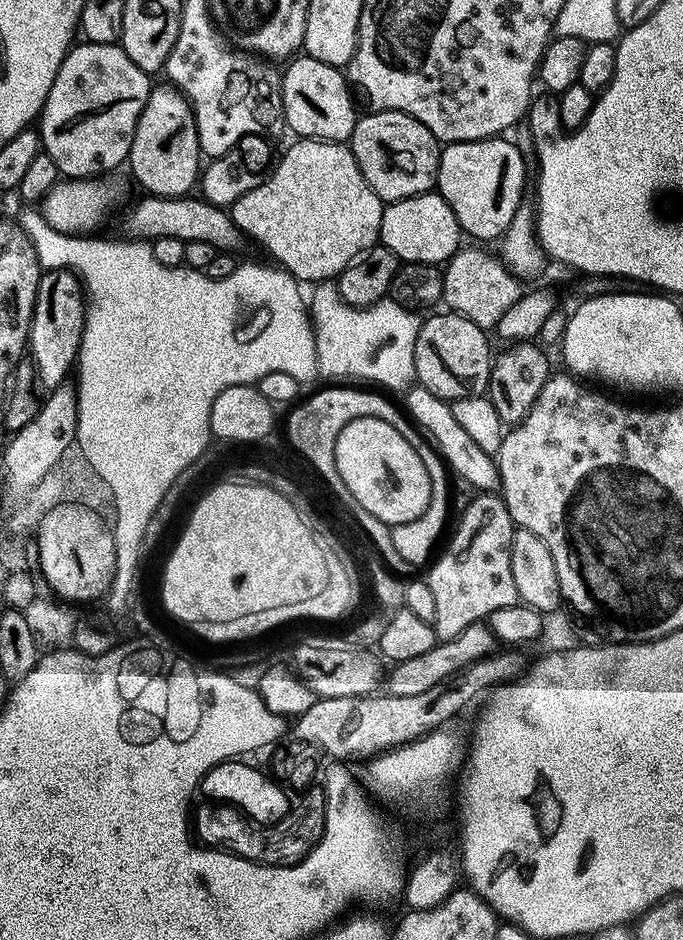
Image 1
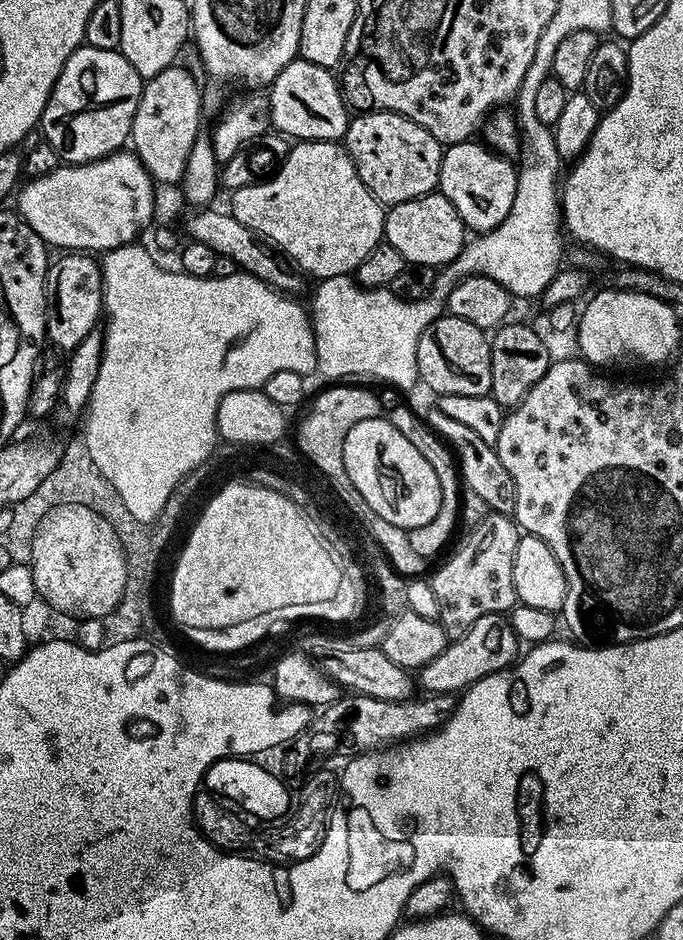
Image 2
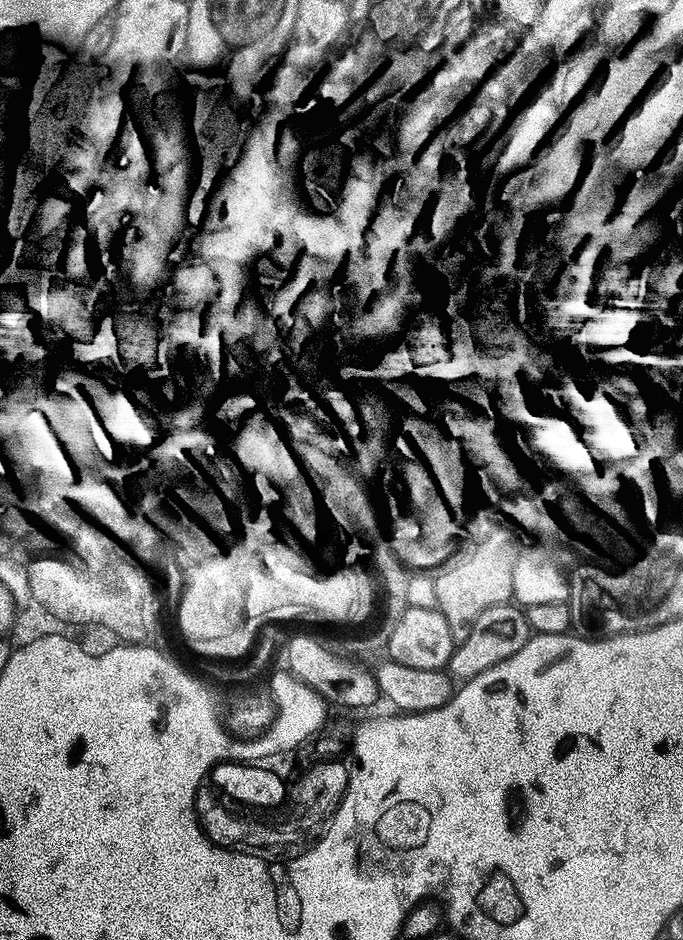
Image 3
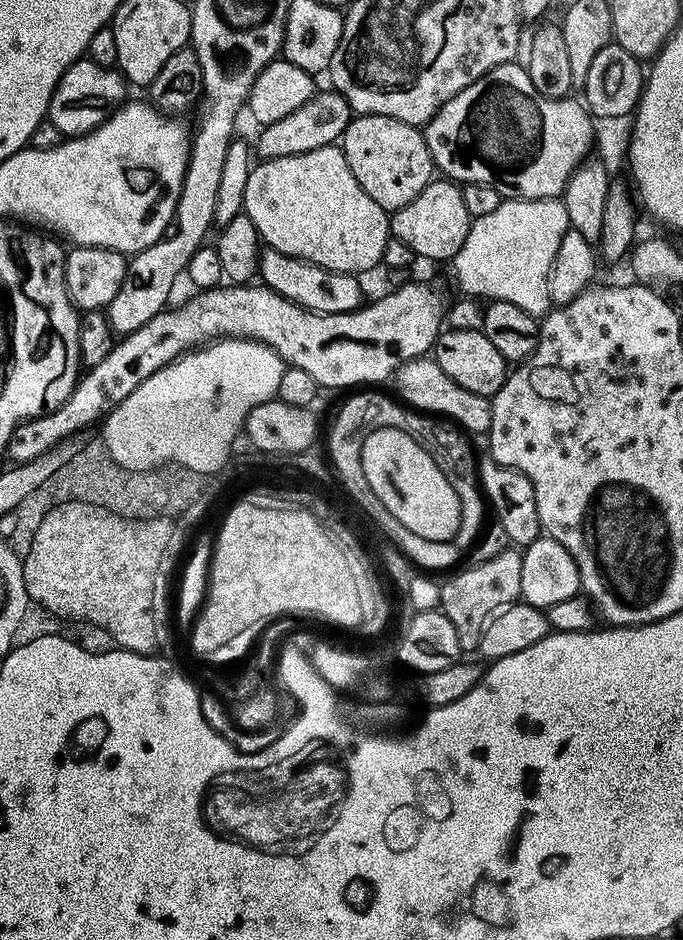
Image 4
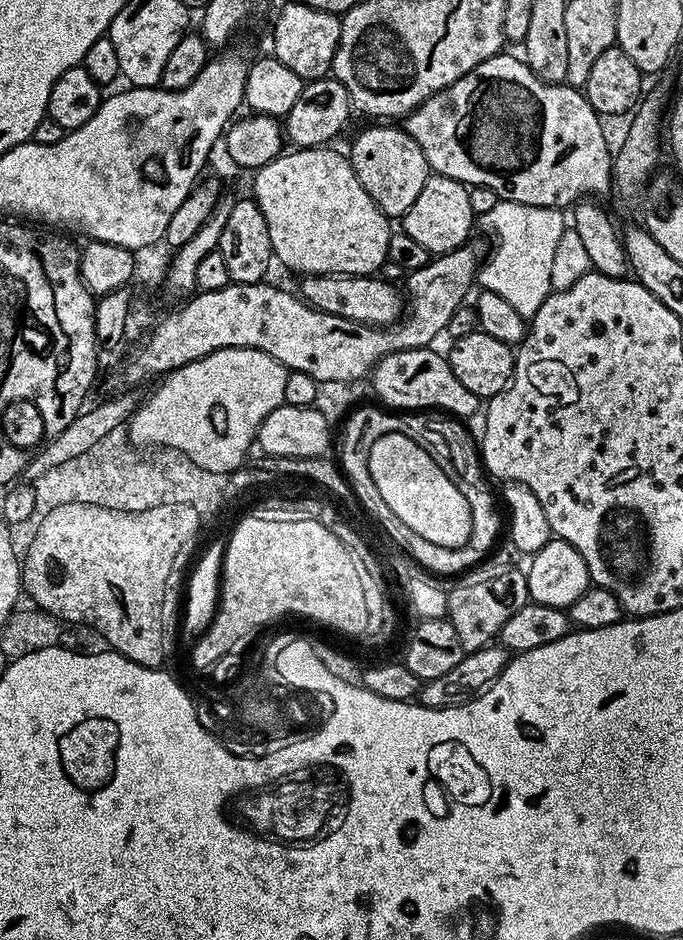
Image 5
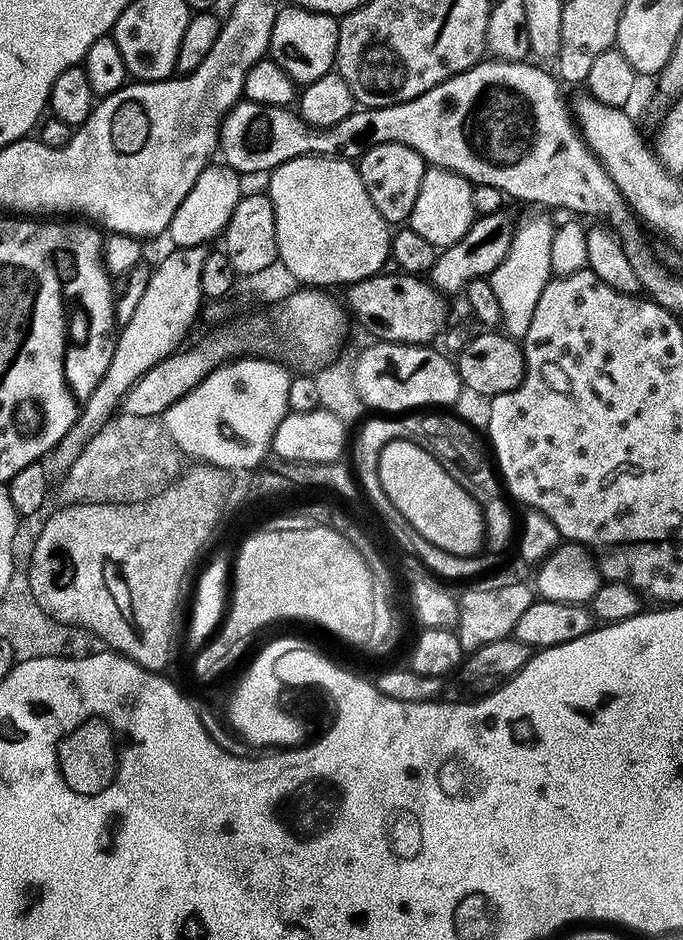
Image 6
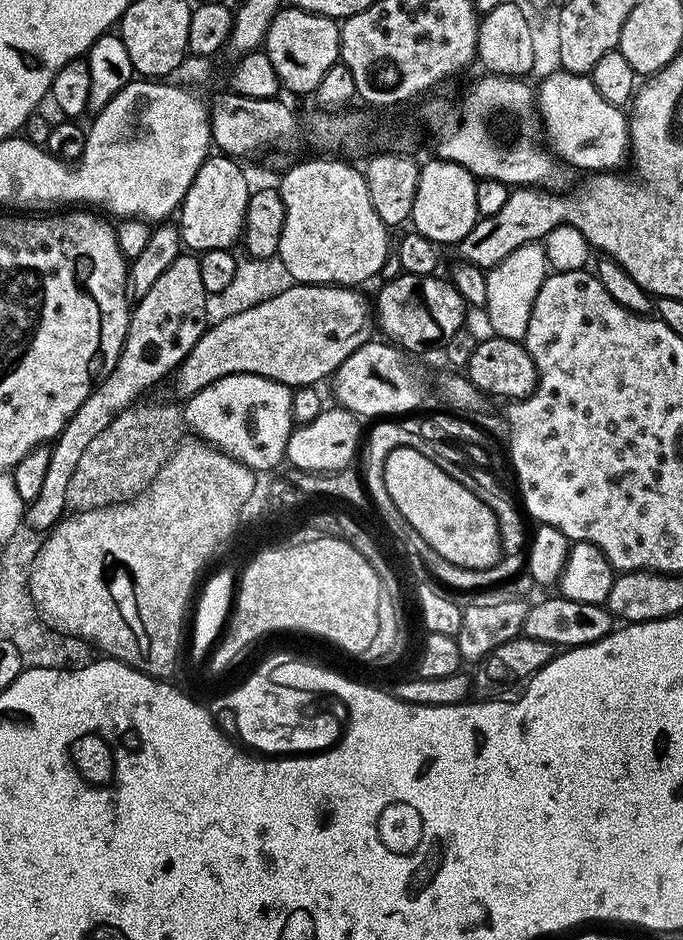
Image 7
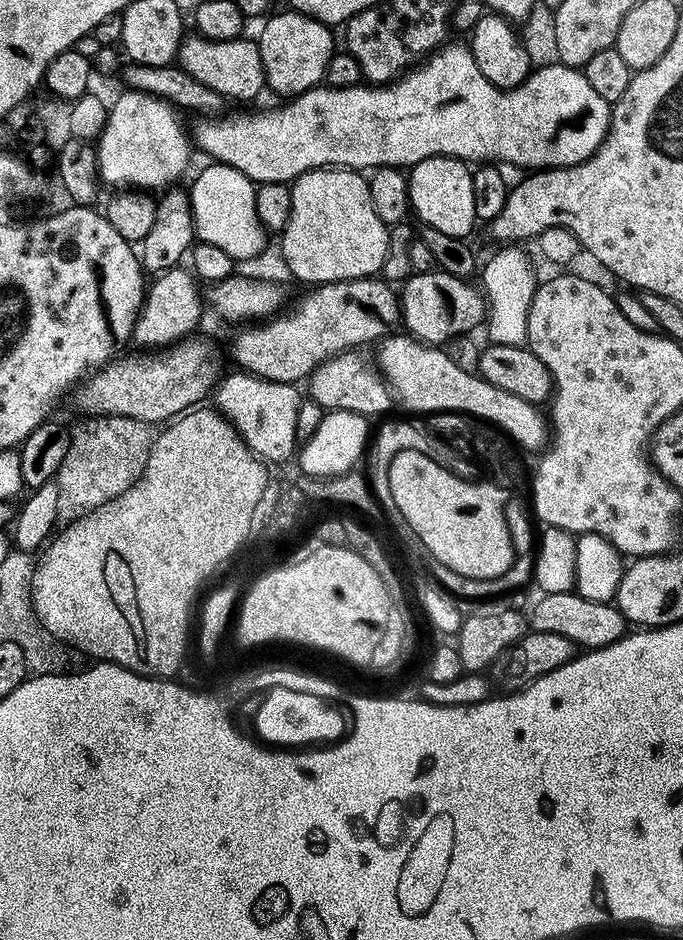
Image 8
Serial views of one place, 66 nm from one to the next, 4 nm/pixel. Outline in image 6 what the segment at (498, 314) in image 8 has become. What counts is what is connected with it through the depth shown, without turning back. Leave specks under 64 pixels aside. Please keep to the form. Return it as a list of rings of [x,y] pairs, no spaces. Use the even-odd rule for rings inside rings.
[[[528,220],[517,227],[512,233],[510,250],[506,258],[491,276],[487,277],[494,294],[498,297],[498,306],[502,306],[502,328],[513,338],[523,338],[526,330],[530,330],[530,318],[534,318],[534,306],[538,306],[538,297],[553,279],[554,273],[550,266],[550,246],[554,231],[553,221]]]

